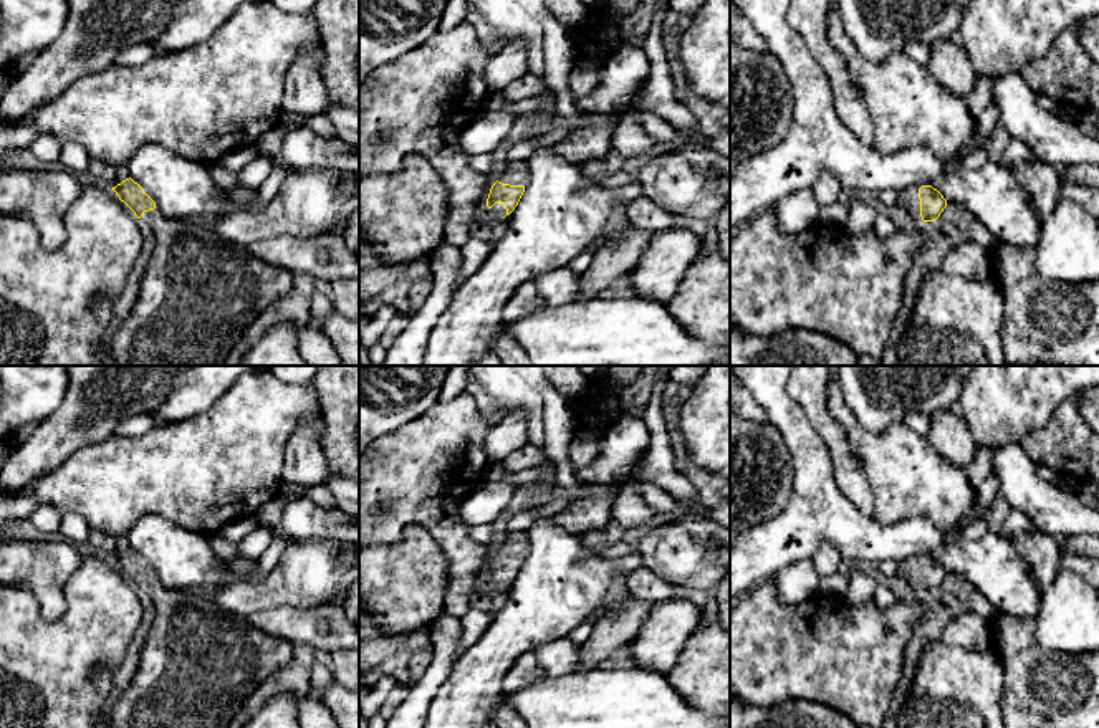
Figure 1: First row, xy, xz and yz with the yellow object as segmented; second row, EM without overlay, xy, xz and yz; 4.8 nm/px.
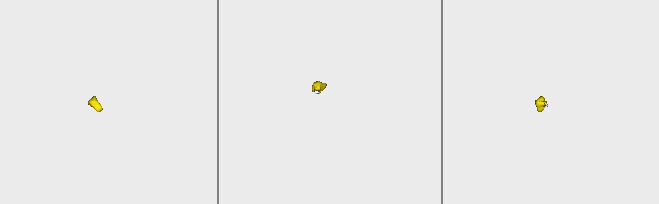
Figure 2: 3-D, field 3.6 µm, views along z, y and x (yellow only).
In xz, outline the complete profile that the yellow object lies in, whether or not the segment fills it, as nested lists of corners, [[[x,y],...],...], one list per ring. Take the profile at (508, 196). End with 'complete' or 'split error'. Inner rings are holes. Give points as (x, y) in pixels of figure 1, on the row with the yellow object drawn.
[[[525,160],[508,164],[505,172],[492,185],[487,207],[492,220],[500,220],[510,215],[518,205],[525,185],[528,184],[528,165]]]; split error

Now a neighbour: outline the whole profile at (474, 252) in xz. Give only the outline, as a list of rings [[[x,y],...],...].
[[[468,238],[460,248],[462,266],[457,280],[457,288],[463,285],[470,275],[488,258],[492,243],[478,238]]]

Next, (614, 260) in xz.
[[[621,217],[619,230],[594,250],[593,263],[581,273],[581,293],[576,301],[589,301],[607,288],[627,281],[650,237],[652,232],[639,230]]]

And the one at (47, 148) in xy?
[[[40,134],[36,136],[31,144],[30,151],[41,160],[51,165],[58,165],[60,152],[61,152],[61,142],[50,134]]]

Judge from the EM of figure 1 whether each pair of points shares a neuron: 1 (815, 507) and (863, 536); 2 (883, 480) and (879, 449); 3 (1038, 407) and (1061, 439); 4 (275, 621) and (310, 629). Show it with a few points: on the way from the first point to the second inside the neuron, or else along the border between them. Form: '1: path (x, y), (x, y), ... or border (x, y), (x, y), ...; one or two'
1: path (826, 515), (851, 531); one
2: path (883, 472), (883, 457); one
3: border (1075, 394), (1043, 426), (1033, 429), (1020, 442); two
4: path (283, 622), (302, 626); one

